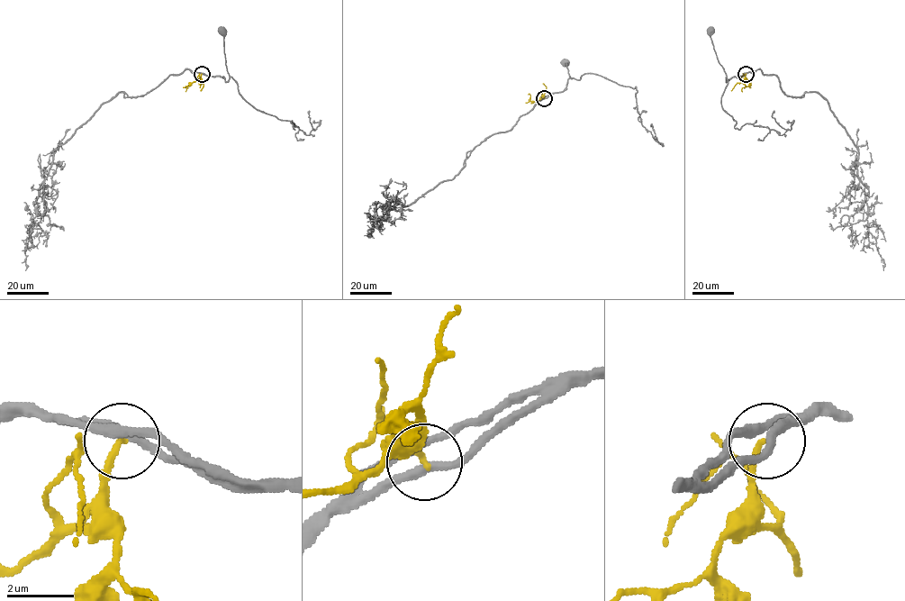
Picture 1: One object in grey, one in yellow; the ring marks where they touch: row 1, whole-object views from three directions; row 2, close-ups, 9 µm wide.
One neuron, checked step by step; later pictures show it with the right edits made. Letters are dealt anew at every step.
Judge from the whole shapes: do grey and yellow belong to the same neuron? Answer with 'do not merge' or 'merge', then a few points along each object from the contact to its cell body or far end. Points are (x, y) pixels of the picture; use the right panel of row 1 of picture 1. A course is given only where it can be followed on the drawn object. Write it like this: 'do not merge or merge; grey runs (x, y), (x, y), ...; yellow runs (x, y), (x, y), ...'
do not merge; grey runs (746, 74), (726, 81), (710, 37), (711, 32); yellow runs (746, 74), (749, 86), (742, 87), (742, 92)

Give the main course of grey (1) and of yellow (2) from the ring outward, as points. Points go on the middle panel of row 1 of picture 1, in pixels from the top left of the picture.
1: (544, 98), (562, 92), (567, 80), (572, 78), (565, 63)
2: (544, 98), (531, 101), (528, 94)

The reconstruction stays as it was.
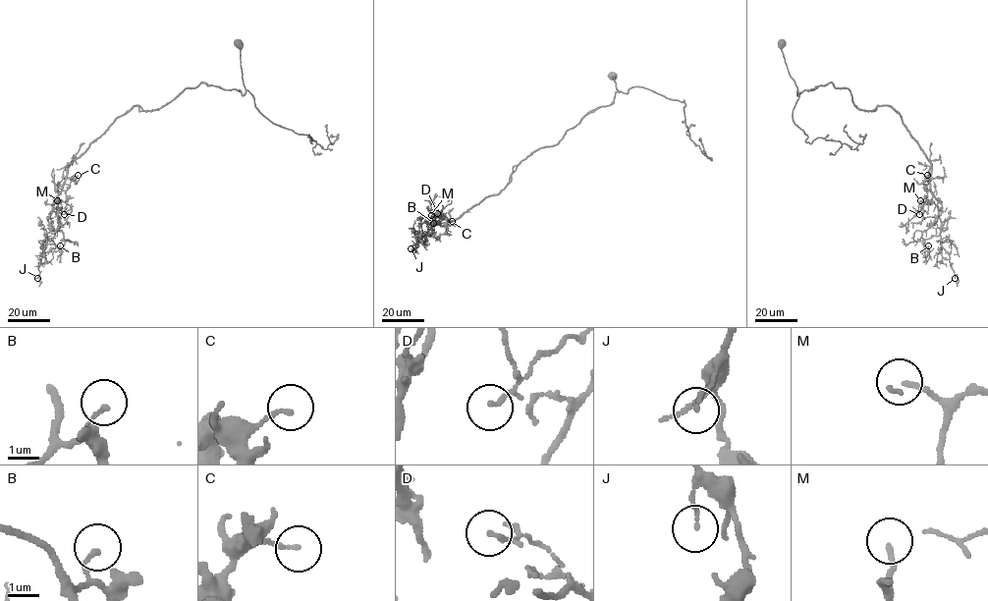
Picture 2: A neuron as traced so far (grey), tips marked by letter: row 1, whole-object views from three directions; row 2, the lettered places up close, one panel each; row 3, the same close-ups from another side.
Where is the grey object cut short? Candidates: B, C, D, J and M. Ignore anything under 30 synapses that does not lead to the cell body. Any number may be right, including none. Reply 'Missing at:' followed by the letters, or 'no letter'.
Missing at: M

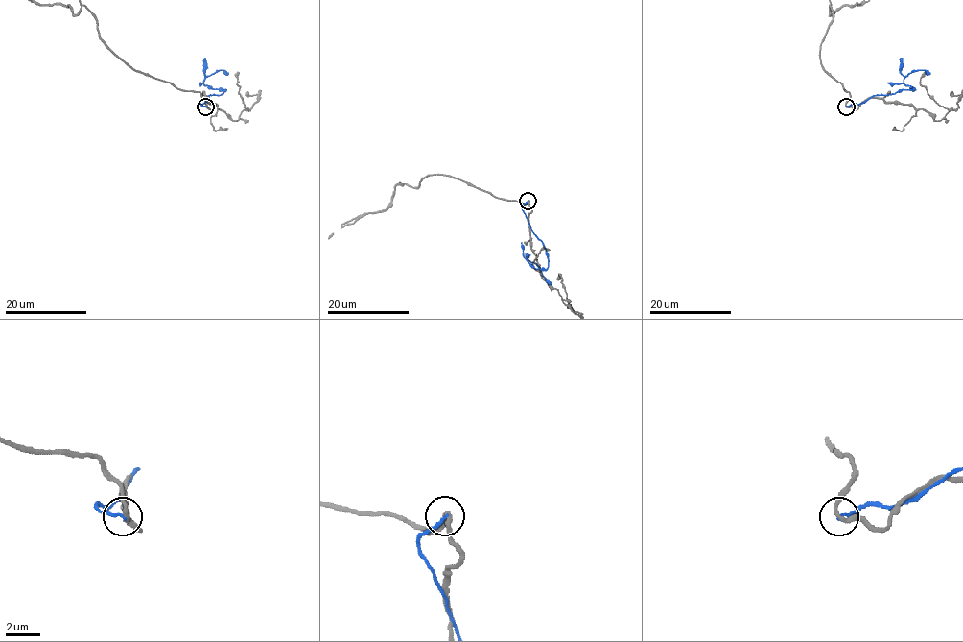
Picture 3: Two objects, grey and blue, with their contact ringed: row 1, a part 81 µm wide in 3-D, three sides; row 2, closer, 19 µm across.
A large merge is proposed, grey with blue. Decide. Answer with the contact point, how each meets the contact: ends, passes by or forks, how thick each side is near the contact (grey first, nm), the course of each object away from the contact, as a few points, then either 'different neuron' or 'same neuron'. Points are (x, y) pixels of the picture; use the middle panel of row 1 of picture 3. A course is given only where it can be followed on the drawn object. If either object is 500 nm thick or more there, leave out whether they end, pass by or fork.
at (528, 201); grey passes by; blue ends there; 220 nm thick on the grey side, 160 nm on the other; blue runs (528, 201), (522, 210), (532, 231), (542, 243), (548, 267), (535, 268), (526, 259), (535, 264), (551, 284); different neuron

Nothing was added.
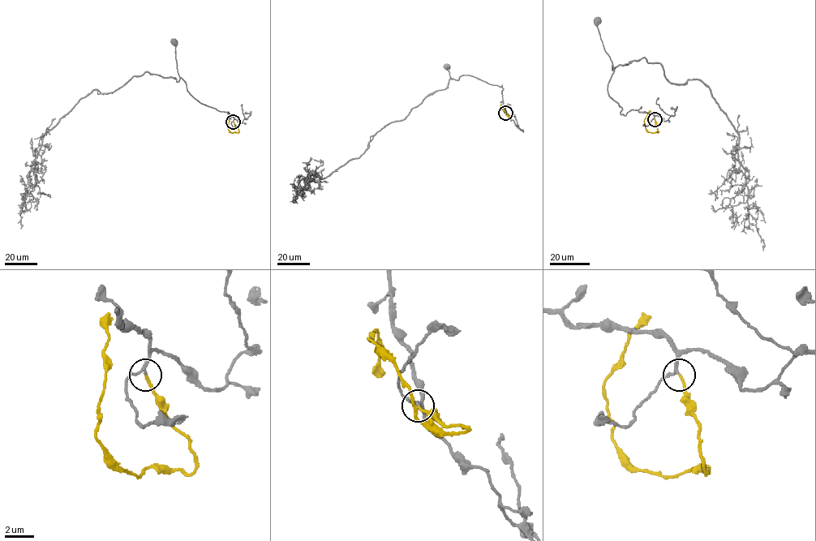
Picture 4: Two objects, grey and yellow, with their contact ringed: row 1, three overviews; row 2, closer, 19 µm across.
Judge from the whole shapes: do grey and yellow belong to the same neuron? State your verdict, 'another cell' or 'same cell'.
same cell

